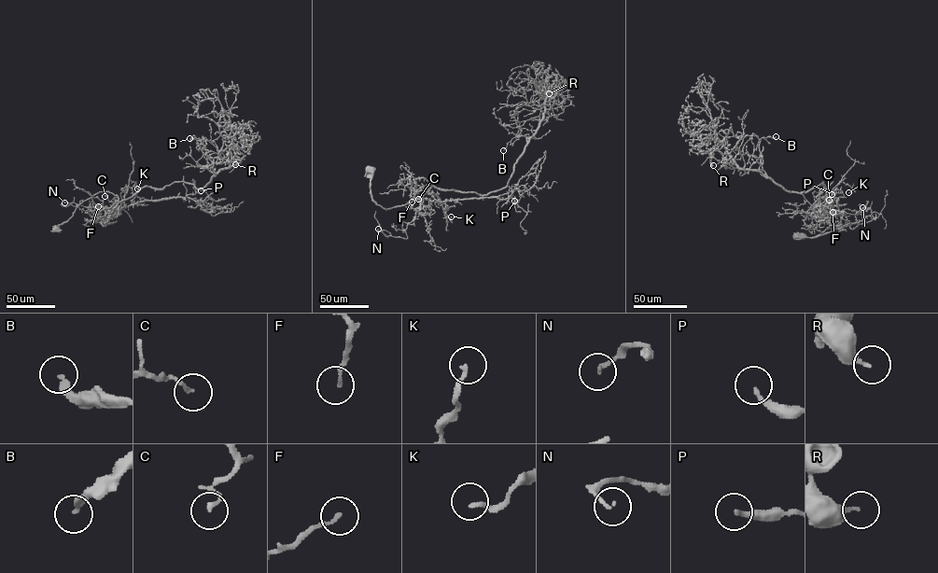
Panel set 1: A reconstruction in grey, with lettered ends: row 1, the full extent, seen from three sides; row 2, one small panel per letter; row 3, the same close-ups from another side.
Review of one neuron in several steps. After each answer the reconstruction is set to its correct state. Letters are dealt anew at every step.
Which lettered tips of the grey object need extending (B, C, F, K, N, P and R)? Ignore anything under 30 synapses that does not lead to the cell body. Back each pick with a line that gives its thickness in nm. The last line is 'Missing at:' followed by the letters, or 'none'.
B: 200 nm thick
Missing at: B

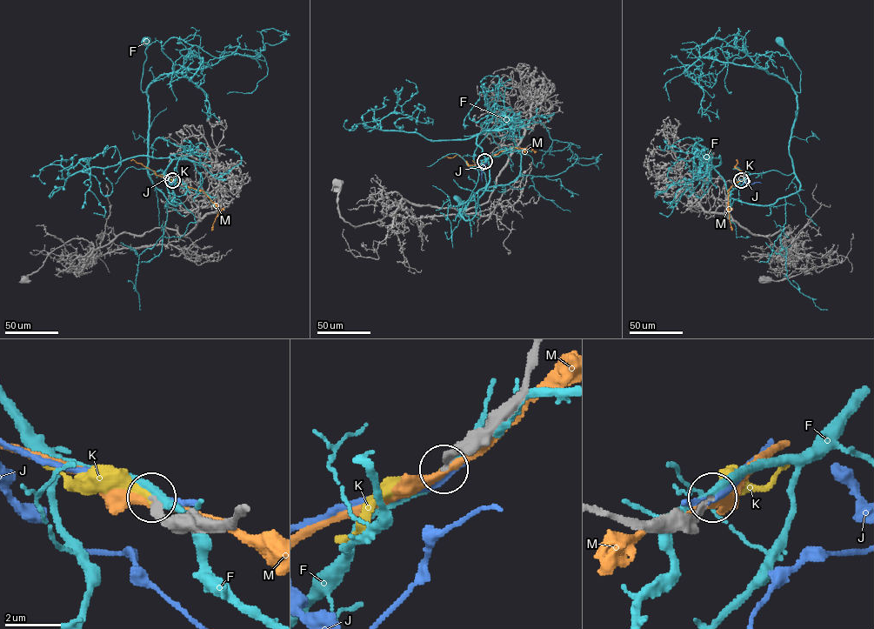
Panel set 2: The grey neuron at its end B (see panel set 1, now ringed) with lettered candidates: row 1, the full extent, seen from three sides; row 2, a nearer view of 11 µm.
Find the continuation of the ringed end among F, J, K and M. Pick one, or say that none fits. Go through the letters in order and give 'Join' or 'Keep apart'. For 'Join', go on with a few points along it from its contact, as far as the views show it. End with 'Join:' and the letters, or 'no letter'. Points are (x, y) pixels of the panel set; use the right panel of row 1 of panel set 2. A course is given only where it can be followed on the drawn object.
F: Keep apart
J: Keep apart
K: Join
M: Keep apart
Join: K

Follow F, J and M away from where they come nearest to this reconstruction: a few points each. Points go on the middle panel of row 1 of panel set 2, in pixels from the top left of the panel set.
F: (485, 161), (460, 213), (460, 209), (461, 217), (455, 221), (457, 198)
J: (485, 161), (478, 163), (482, 168), (482, 181)
M: (485, 161), (501, 150), (530, 148), (523, 152)

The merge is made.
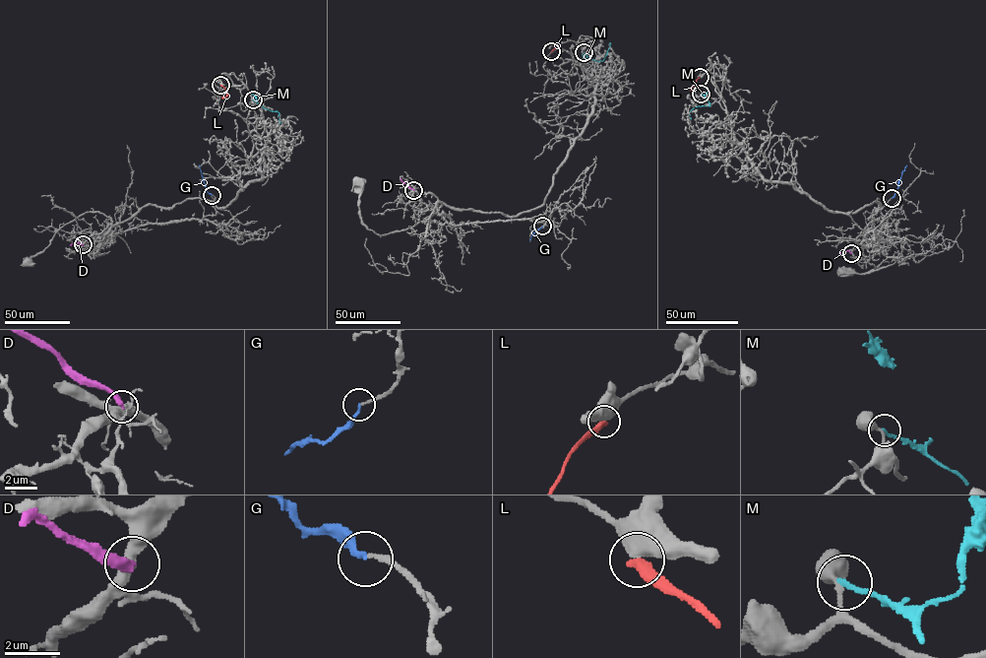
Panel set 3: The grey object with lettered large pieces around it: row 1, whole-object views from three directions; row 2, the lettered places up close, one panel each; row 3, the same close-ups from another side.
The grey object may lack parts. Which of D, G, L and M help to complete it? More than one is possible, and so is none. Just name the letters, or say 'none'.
G

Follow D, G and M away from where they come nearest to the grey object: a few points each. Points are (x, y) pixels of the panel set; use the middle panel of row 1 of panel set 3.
D: (413, 190), (400, 178)
G: (542, 226), (529, 240)
M: (584, 52), (594, 60), (602, 61), (610, 43)

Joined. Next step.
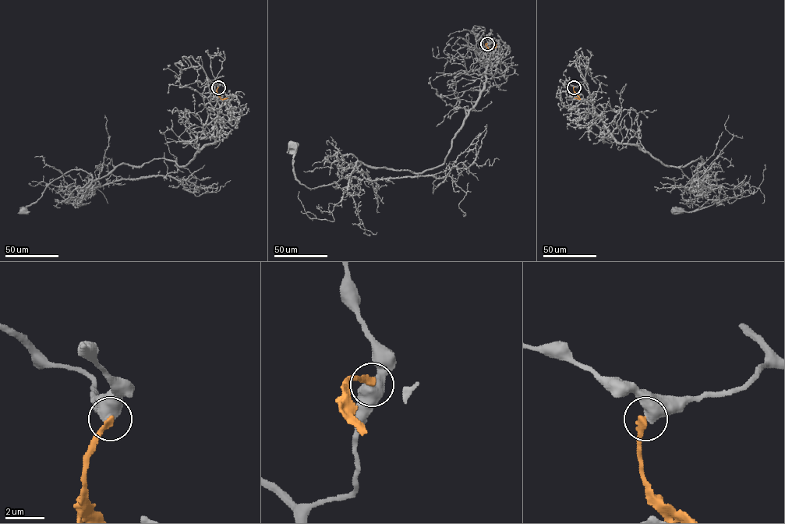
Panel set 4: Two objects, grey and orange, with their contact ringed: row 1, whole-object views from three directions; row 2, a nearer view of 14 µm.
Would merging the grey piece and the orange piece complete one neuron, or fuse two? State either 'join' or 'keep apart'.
keep apart

